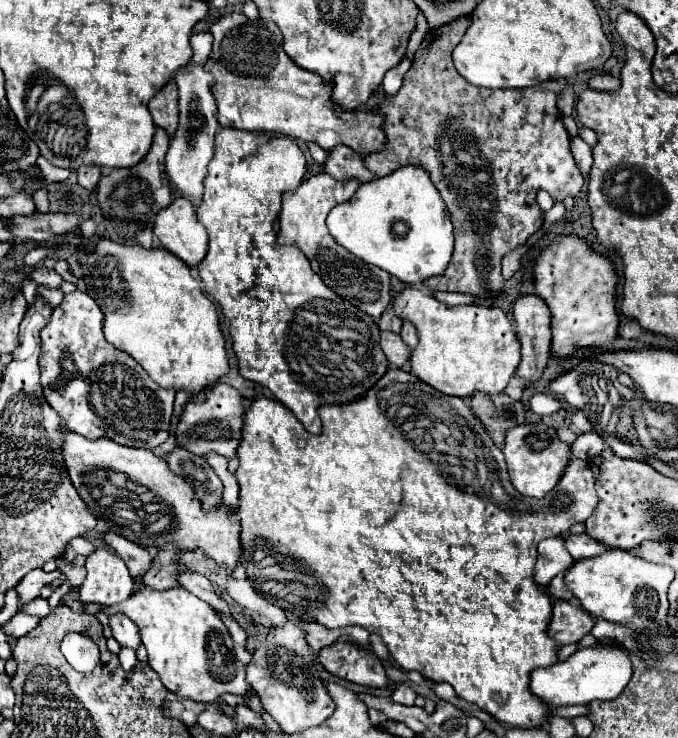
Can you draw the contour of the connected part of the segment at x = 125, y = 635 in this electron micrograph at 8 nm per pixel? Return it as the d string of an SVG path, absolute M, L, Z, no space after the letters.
M111 616L109 624L111 624L111 630L113 630L113 638L121 646L139 650L139 646L143 642L141 642L141 636L139 636L139 626L133 620L129 620L127 616Z

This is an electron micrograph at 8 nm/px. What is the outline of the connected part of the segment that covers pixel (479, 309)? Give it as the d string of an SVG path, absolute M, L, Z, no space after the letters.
M403 286L403 290L393 292L393 310L399 318L413 322L419 334L419 344L411 353L411 372L443 394L467 398L475 390L487 392L487 394L503 392L511 374L519 366L521 344L519 344L519 338L515 336L513 322L507 318L507 314L501 308L481 306L481 304L447 306L431 294L425 294L413 286Z

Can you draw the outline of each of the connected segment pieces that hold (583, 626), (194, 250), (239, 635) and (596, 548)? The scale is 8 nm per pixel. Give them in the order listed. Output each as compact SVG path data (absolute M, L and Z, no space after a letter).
M563 600L553 604L553 618L547 634L559 646L577 644L585 634L589 634L591 628L593 628L593 618L579 604Z
M175 198L157 214L153 234L163 248L179 256L191 268L207 254L207 232L187 198Z
M219 612L219 616L223 623L227 626L229 633L233 641L236 643L245 646L247 641L246 632L239 626L239 624L232 618L227 618L222 612Z
M567 534L567 536L563 536L563 542L575 560L591 558L591 556L605 552L605 544L599 544L597 540L593 540L587 534Z

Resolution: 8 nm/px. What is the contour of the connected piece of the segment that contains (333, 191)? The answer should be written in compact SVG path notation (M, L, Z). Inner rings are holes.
M321 172L317 176L311 176L309 180L303 180L297 190L285 192L283 204L281 204L281 214L279 214L281 230L277 234L277 242L301 248L303 254L307 256L307 260L311 262L311 268L323 278L323 282L331 290L335 290L335 294L349 300L353 306L361 308L363 312L367 312L371 318L379 318L383 314L383 310L391 304L389 272L385 272L377 266L371 266L371 264L363 264L349 250L339 246L325 226L325 218L327 218L329 210L335 204L347 202L355 194L359 184L361 182L355 178L339 182L339 180L331 178L329 174Z

